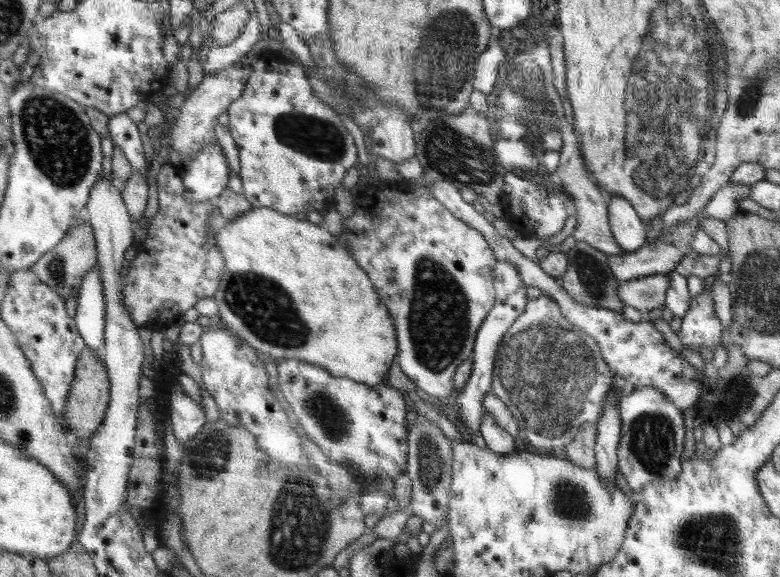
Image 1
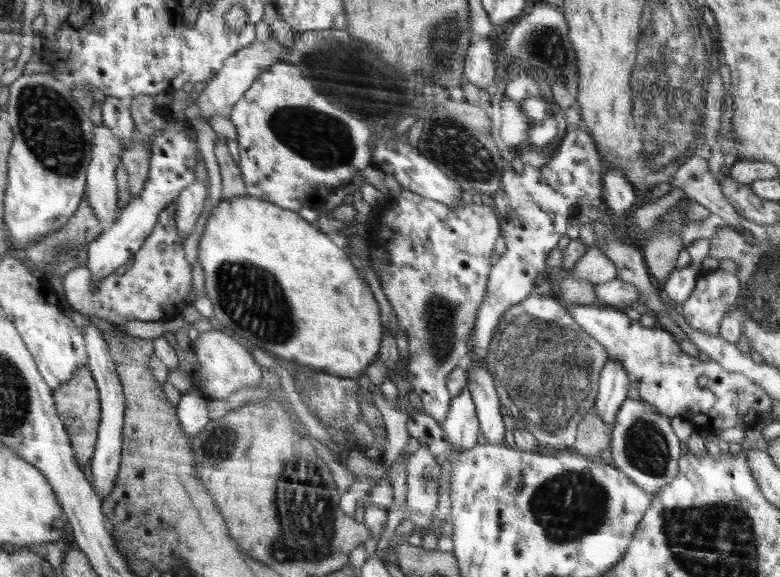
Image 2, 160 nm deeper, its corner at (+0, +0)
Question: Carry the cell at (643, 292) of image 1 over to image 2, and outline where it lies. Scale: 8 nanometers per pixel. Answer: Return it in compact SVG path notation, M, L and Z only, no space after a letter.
M619 279L604 284L596 283L594 293L596 293L597 304L618 310L634 307L638 303L638 298L640 298L636 286Z

